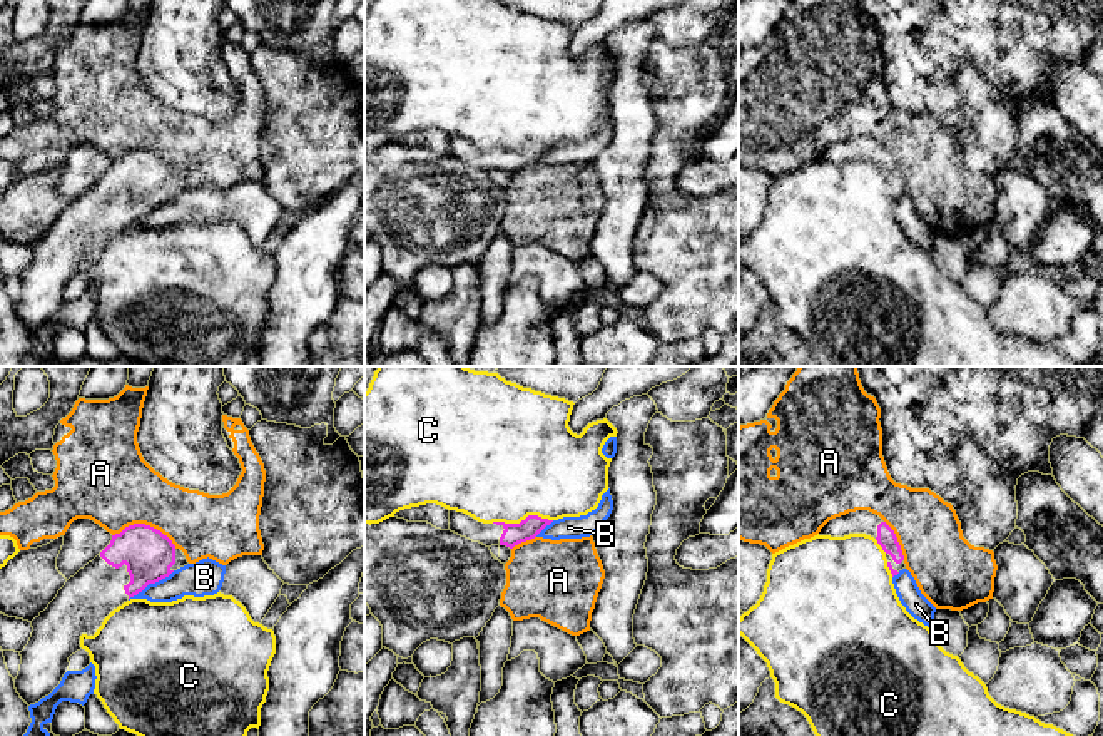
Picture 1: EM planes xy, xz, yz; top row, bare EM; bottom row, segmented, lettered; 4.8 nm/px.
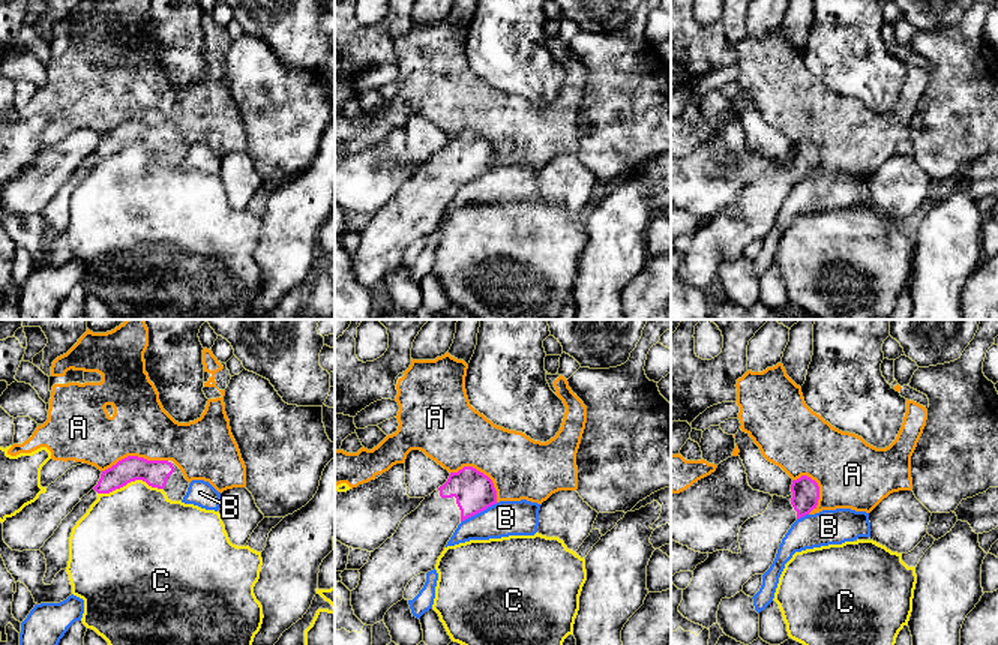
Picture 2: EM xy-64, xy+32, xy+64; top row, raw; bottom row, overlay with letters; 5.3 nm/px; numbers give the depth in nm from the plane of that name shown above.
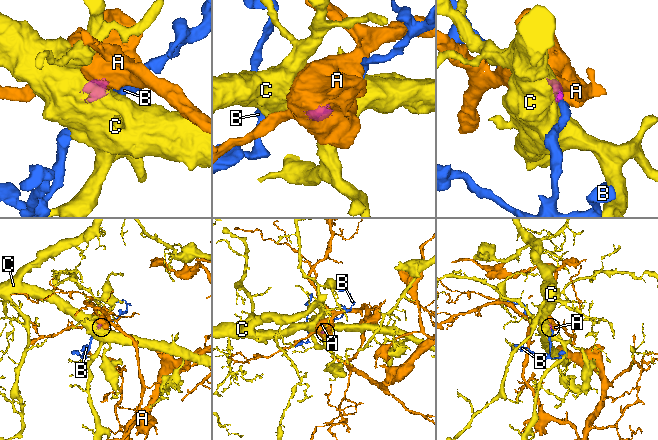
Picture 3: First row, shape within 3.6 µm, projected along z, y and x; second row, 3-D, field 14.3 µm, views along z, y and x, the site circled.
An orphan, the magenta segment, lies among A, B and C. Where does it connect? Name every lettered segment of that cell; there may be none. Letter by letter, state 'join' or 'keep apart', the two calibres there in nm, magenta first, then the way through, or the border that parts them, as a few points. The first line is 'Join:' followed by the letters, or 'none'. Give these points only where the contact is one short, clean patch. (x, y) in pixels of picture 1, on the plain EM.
Join: none
A: keep apart; calibres 240 and 400 nm
B: keep apart; calibres 240 and 170 nm; border xy (174, 196), (149, 208), (129, 224)
C: keep apart; calibres 110 and 480 nm

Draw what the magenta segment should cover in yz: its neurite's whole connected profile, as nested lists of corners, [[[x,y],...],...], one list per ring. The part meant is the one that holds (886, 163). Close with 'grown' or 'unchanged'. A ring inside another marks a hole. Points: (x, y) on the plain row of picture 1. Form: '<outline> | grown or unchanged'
[[[856,135],[829,146],[819,161],[844,162],[849,159],[866,159],[877,166],[886,177],[887,192],[894,201],[906,194],[904,181],[894,156],[876,139]]] | grown

